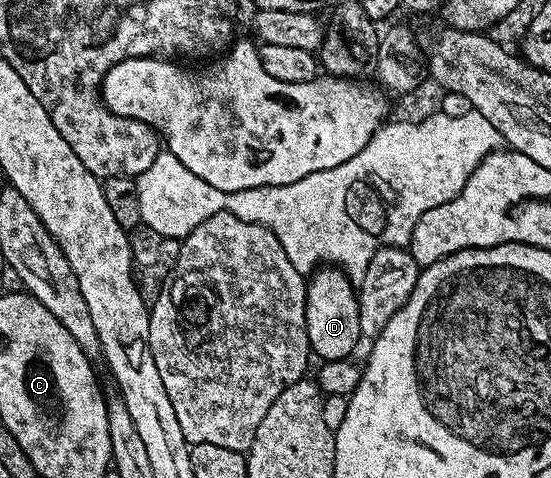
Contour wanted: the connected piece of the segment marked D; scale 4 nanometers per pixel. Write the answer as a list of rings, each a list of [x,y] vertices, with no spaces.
[[[324,265],[312,272],[307,280],[306,333],[311,354],[320,361],[348,359],[359,343],[362,343],[358,325],[357,288],[341,268]]]

